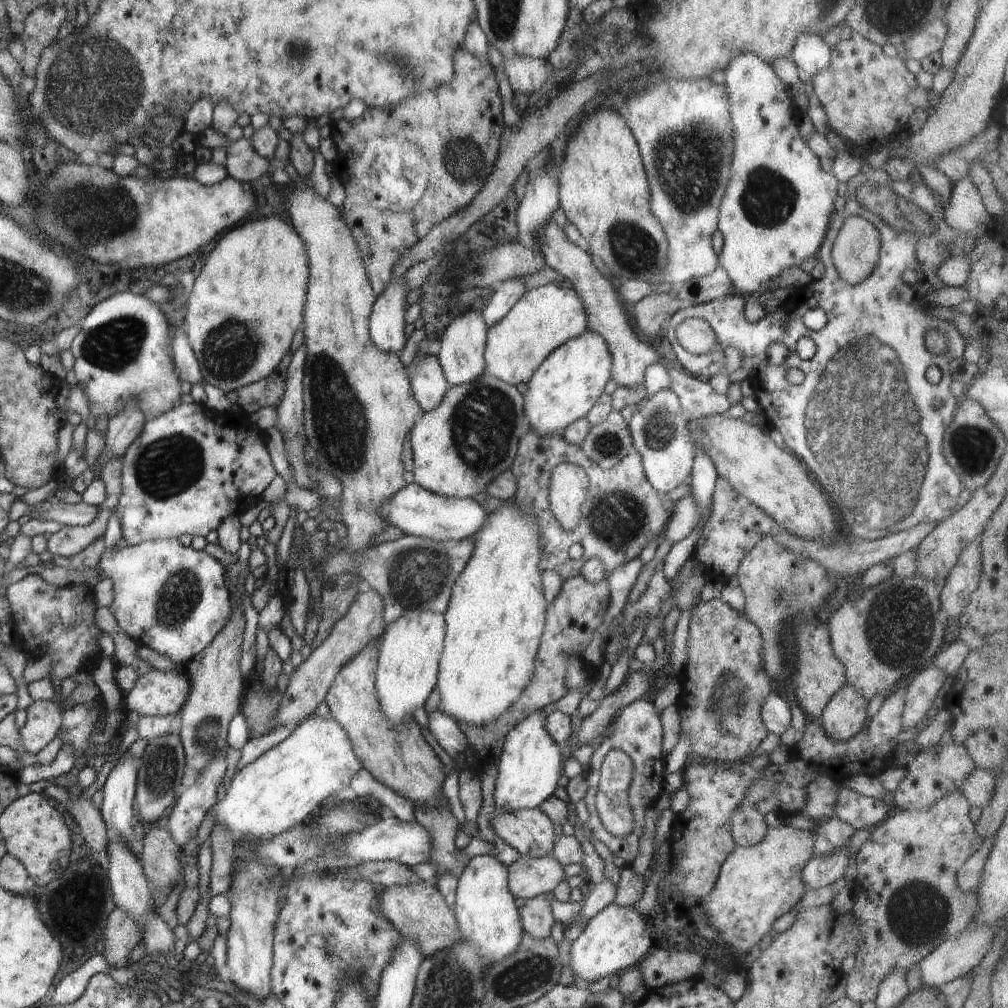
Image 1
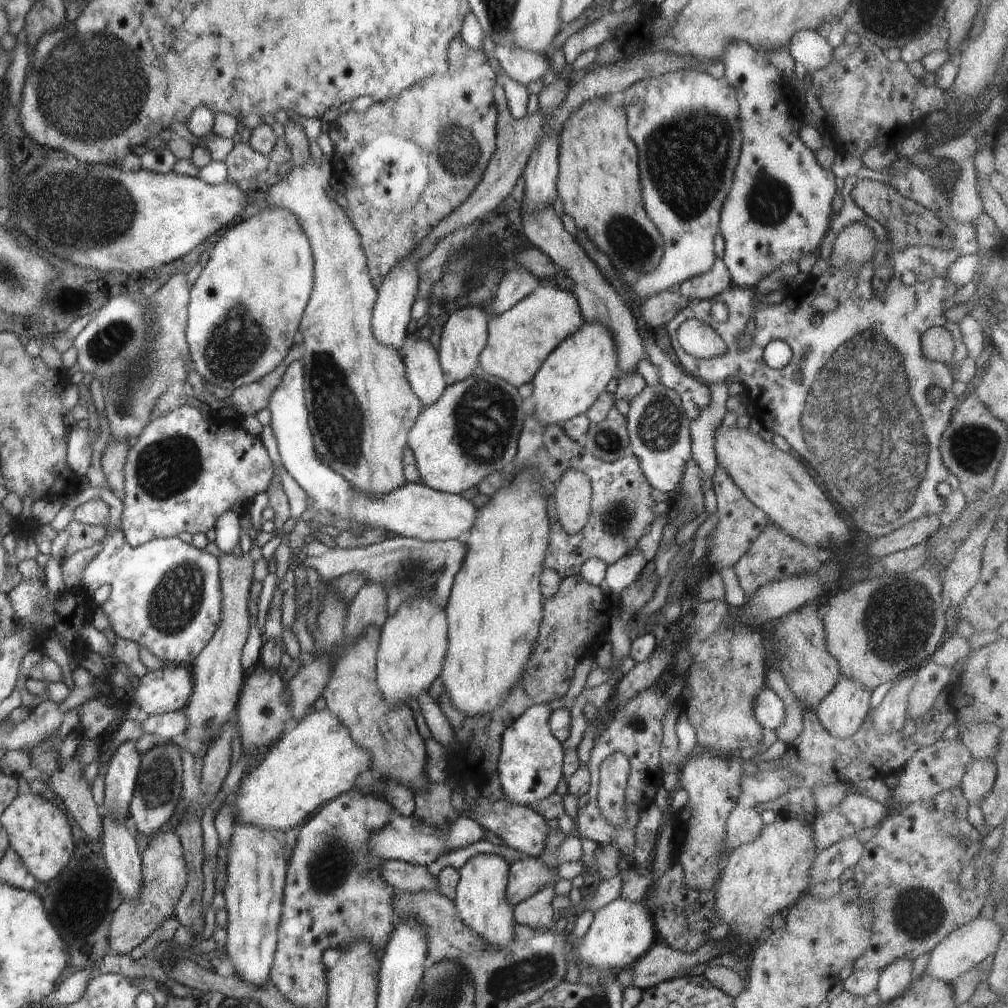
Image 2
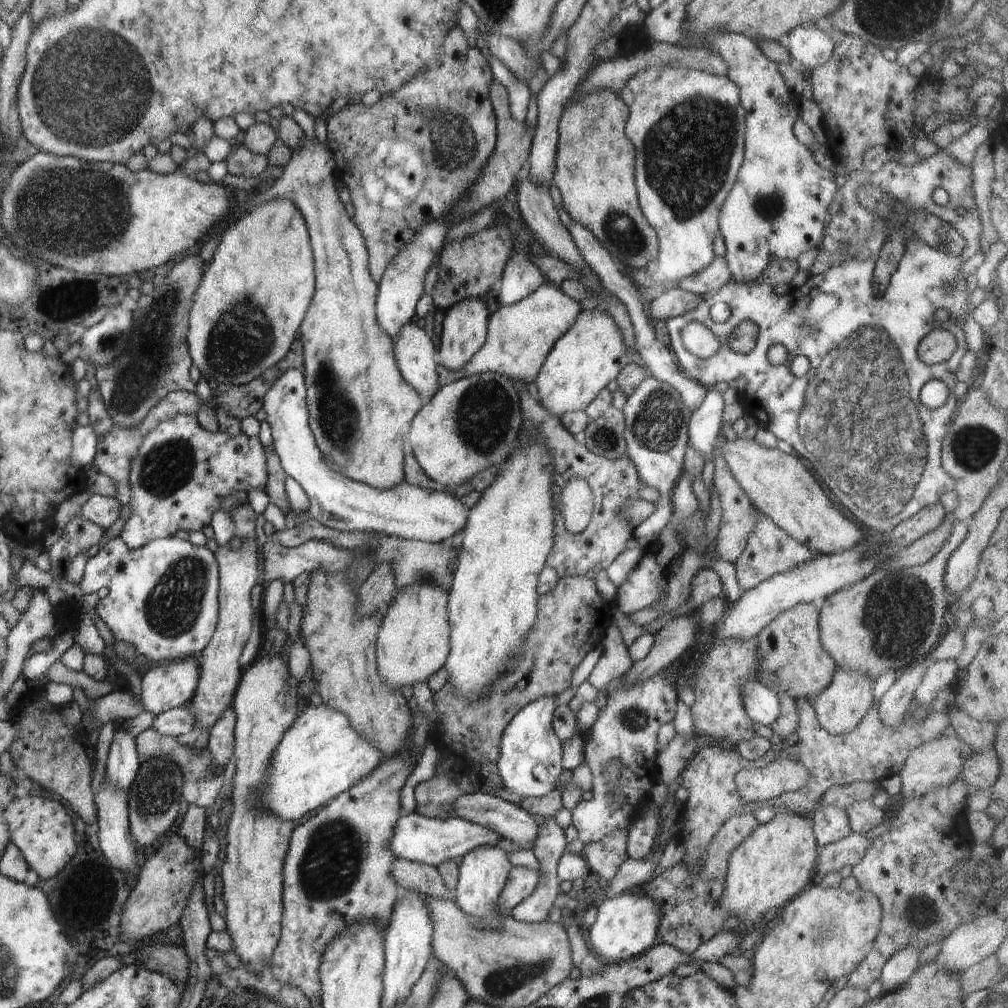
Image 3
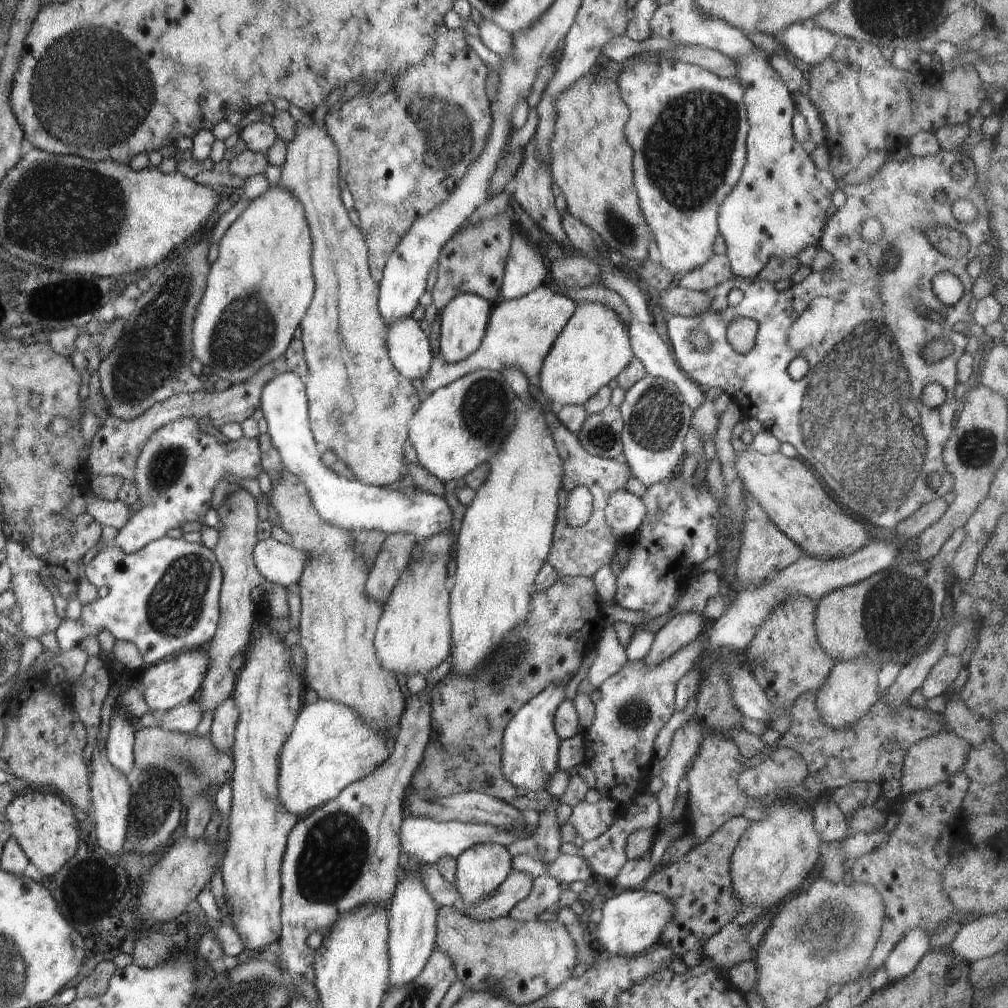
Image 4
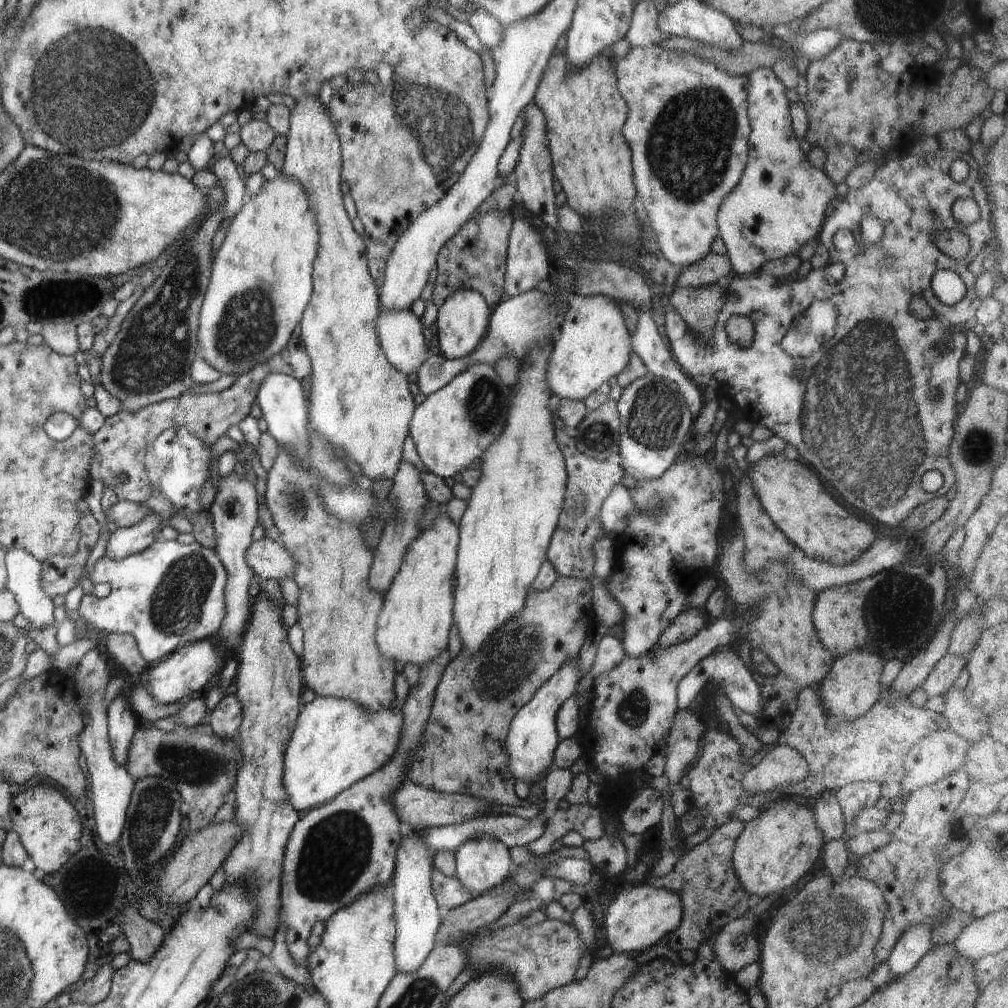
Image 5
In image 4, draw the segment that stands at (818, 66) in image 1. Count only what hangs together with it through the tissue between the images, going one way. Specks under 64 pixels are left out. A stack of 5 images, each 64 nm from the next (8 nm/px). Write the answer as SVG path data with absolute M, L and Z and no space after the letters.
M809 19L792 24L778 38L791 59L798 58L810 67L824 63L831 56L837 35Z

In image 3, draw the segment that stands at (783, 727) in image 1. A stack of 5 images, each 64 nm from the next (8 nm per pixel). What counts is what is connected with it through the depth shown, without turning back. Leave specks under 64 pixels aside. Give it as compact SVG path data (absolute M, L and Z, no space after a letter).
M748 680L742 686L742 702L753 723L771 727L781 714L779 698L772 688L758 680Z

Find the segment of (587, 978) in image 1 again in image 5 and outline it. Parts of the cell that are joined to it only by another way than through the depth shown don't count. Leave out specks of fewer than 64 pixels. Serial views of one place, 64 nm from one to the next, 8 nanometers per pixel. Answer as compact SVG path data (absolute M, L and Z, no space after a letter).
M646 883L624 888L605 912L602 927L608 942L608 951L618 954L636 954L672 933L681 924L681 903L678 896Z

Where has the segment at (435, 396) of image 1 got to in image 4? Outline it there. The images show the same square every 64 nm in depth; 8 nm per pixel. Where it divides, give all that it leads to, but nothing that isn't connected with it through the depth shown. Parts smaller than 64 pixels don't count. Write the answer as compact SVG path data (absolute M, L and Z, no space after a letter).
M407 317L386 326L388 355L396 371L408 380L422 380L430 371L434 355L418 319Z

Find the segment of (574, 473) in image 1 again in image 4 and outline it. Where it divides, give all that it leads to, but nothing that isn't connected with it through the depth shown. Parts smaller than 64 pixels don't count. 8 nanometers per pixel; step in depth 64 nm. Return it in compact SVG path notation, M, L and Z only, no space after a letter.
M574 485L566 488L562 503L569 527L582 527L589 522L593 510L593 497L586 486Z

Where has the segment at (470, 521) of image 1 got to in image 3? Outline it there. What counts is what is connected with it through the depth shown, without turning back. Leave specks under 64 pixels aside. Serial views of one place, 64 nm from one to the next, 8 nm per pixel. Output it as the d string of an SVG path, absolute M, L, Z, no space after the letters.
M288 368L266 392L262 408L268 415L266 421L272 429L275 454L284 473L298 482L308 495L310 507L305 512L308 519L341 532L380 533L432 545L450 541L458 530L464 529L469 509L448 492L410 486L406 480L389 490L378 490L331 470L312 435L306 396L302 368Z

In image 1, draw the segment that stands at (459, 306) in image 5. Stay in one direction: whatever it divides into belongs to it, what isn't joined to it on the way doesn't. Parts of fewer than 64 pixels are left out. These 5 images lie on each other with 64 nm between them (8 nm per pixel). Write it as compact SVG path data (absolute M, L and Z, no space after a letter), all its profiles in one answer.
M471 309L468 312L454 316L440 337L441 348L437 358L444 376L450 386L470 384L485 372L485 346L487 343L487 326L482 314Z

